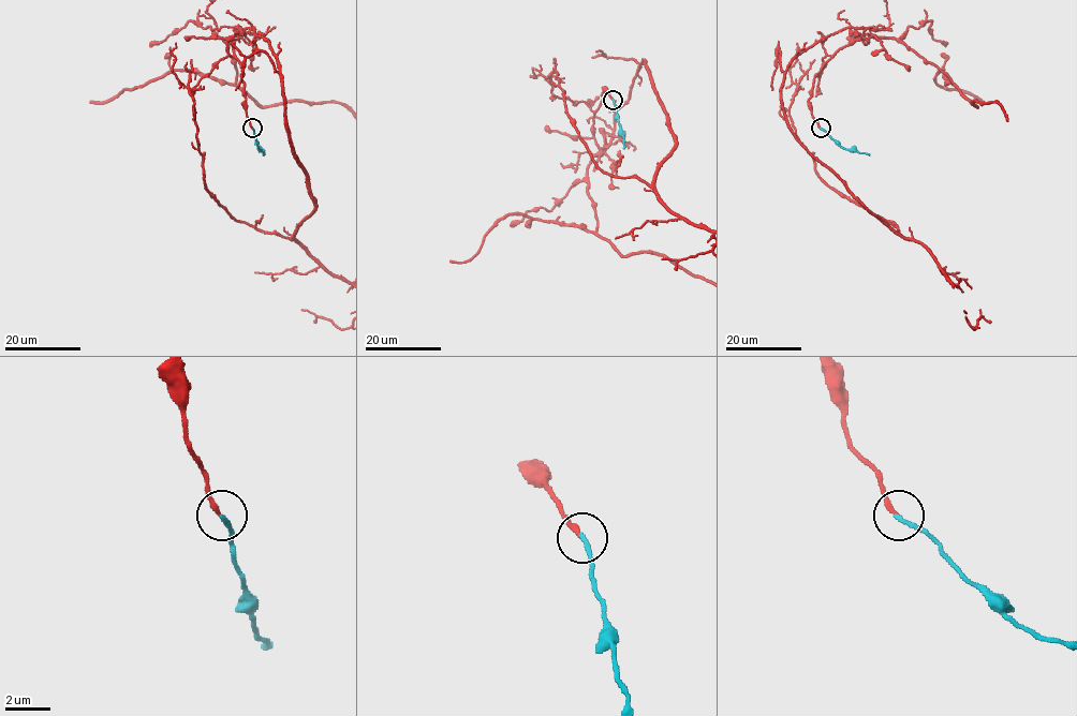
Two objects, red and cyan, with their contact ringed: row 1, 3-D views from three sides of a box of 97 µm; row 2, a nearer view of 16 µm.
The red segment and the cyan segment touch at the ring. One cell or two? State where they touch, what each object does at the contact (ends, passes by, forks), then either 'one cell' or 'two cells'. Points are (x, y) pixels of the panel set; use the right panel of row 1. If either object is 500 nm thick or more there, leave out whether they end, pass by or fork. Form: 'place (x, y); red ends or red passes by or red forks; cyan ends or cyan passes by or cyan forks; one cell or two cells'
place (821, 128); red ends; cyan ends; one cell

